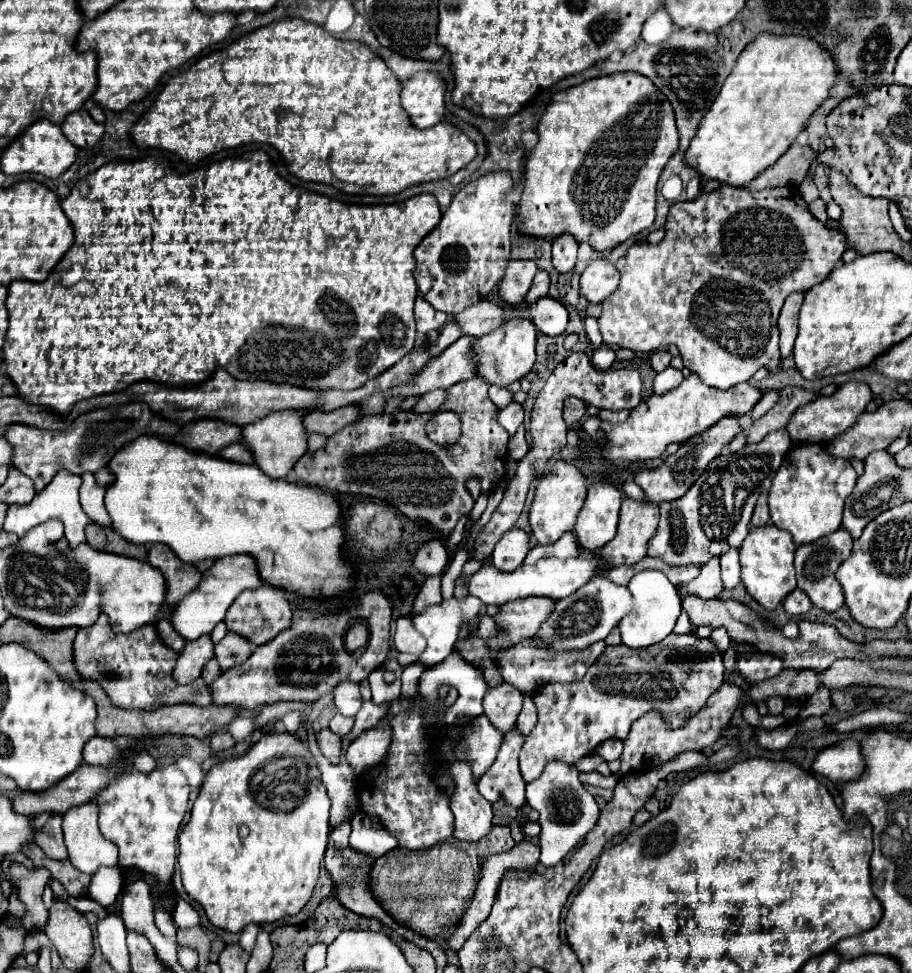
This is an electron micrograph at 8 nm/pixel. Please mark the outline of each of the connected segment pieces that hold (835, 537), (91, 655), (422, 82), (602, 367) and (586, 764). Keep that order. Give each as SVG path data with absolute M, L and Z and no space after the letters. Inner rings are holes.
M844 527L832 531L830 535L824 535L818 541L812 541L812 543L796 547L794 565L796 565L798 587L804 593L808 593L810 601L816 607L820 607L824 611L836 611L836 609L840 609L844 605L844 589L838 583L838 579L836 579L836 571L838 571L840 563L844 559L848 559L850 551L852 551L852 537L850 537L850 533Z
M100 613L98 621L94 625L80 627L76 633L76 639L74 639L74 667L76 667L76 671L80 673L82 679L96 681L106 691L112 705L116 705L120 709L154 711L154 709L164 707L164 705L180 705L180 703L210 707L214 701L212 701L212 693L210 693L204 679L194 679L192 683L182 685L172 677L172 669L174 669L176 661L178 661L178 653L172 651L164 641L160 641L160 635L158 635L154 625L145 625L138 631L129 634L114 633L106 613Z
M418 71L412 79L404 81L402 107L410 115L412 123L420 129L432 127L442 121L446 113L444 105L446 83L436 71Z
M602 345L602 347L594 349L594 353L592 353L592 363L598 371L608 371L614 361L616 361L616 351L608 345Z
M593 752L584 756L582 759L580 759L580 761L577 761L574 766L579 772L587 772L595 770L597 766L603 762L605 762L605 760Z

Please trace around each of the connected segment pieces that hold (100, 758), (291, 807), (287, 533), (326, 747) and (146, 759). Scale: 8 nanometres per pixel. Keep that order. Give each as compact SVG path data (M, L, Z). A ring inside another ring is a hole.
M94 735L86 745L84 745L84 761L90 765L100 765L100 763L112 763L120 751L114 747L114 743L106 737Z
M264 733L242 757L222 761L206 773L190 821L180 833L178 865L186 893L204 907L212 925L232 933L248 923L274 923L300 913L310 901L324 859L328 815L330 797L306 743L292 733Z
M140 435L138 439L134 439L134 443L124 445L108 463L112 481L106 487L106 511L112 519L112 527L130 543L138 543L138 545L148 545L148 543L164 543L168 547L172 547L172 551L176 551L176 555L180 559L184 559L184 563L198 563L204 559L218 559L224 555L236 555L236 553L252 553L252 557L258 561L260 567L260 575L264 575L264 579L276 587L288 589L288 591L296 591L304 597L314 597L314 595L324 595L324 597L332 597L332 595L340 595L340 593L348 593L352 589L352 567L350 563L344 563L344 555L340 555L340 543L344 533L340 531L340 505L336 503L336 499L320 489L310 489L310 487L300 487L296 483L288 483L284 479L272 479L268 477L262 469L258 469L256 465L242 465L242 463L234 463L228 459L220 459L214 455L204 455L204 453L196 453L190 451L182 445L170 443L160 439L158 435Z
M322 729L318 733L318 747L326 759L338 761L340 753L342 753L342 739L336 733L332 733L330 729Z
M142 751L134 760L135 767L143 773L149 773L156 768L156 761L147 753Z

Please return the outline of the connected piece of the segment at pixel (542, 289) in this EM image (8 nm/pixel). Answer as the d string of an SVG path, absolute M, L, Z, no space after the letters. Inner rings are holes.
M538 271L536 277L534 277L532 289L530 289L526 301L532 303L536 297L544 297L548 293L548 287L550 287L550 273L548 271Z

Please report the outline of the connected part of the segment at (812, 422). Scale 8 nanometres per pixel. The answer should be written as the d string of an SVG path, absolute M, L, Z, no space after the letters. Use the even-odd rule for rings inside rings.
M856 381L844 383L830 397L820 395L816 401L800 407L794 413L794 417L790 419L788 433L792 437L792 443L804 443L804 441L822 443L822 441L830 441L830 439L838 437L840 433L844 433L848 427L852 427L858 421L858 417L866 411L866 407L872 399L874 399L872 389L866 383L856 383Z

